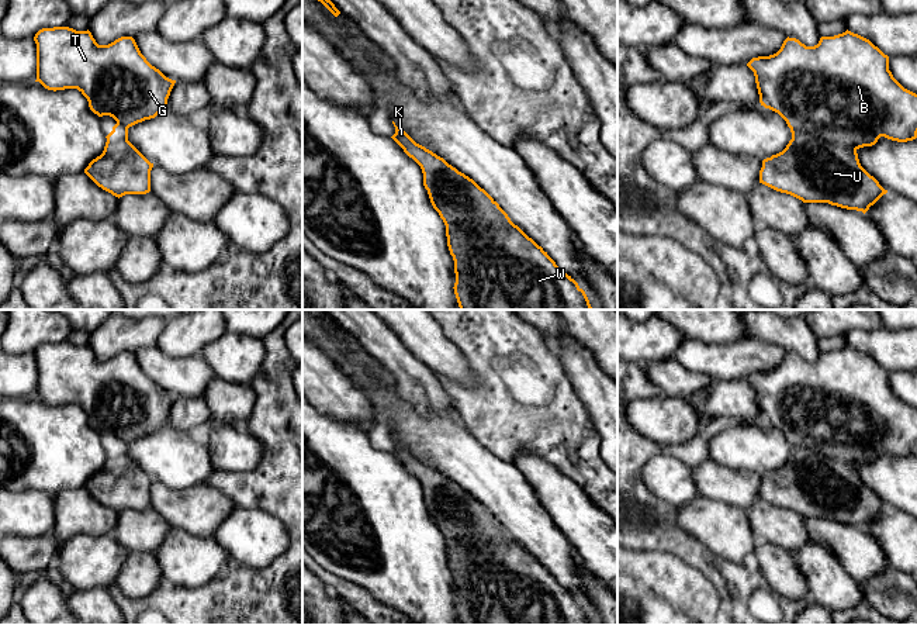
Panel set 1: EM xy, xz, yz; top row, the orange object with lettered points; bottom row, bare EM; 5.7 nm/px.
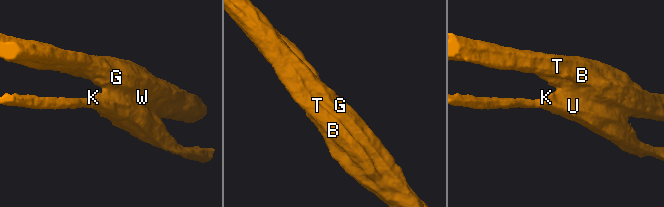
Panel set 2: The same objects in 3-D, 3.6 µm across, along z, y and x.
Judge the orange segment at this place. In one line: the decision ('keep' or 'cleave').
cleave

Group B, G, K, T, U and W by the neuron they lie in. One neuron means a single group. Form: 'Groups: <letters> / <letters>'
Groups: B G K T W / U

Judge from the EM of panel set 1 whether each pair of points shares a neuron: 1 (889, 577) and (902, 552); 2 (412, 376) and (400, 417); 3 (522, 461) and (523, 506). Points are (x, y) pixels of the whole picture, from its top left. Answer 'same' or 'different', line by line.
1: different
2: different
3: different

